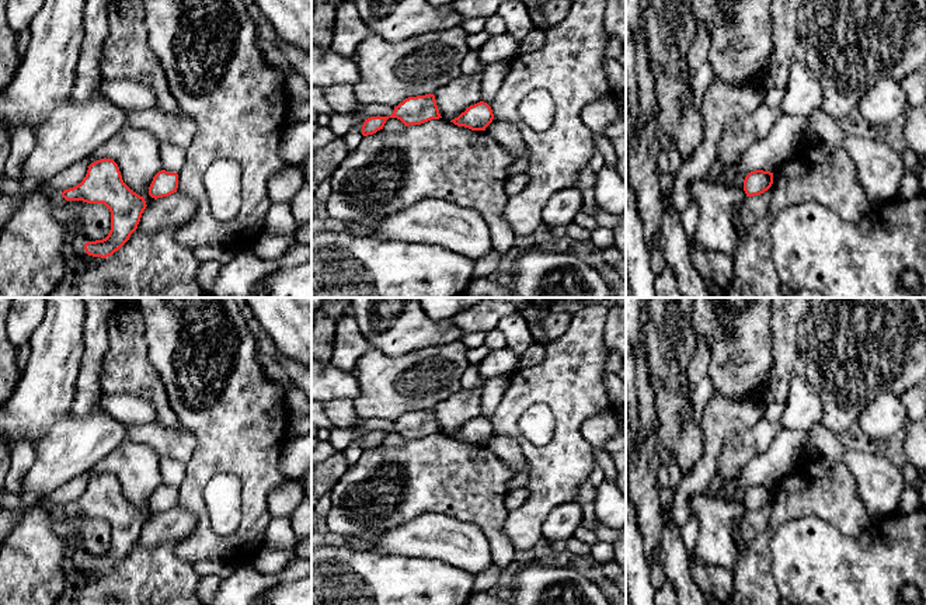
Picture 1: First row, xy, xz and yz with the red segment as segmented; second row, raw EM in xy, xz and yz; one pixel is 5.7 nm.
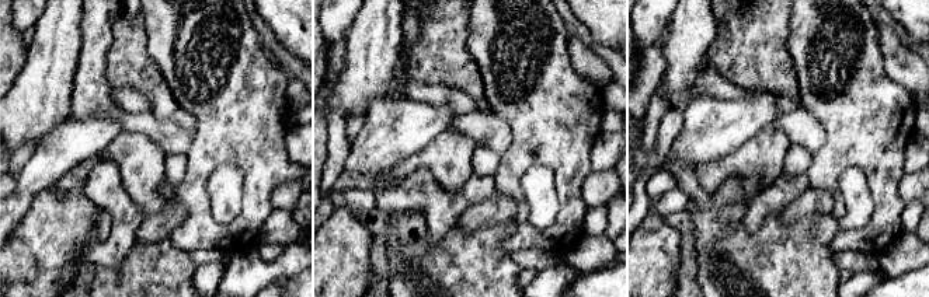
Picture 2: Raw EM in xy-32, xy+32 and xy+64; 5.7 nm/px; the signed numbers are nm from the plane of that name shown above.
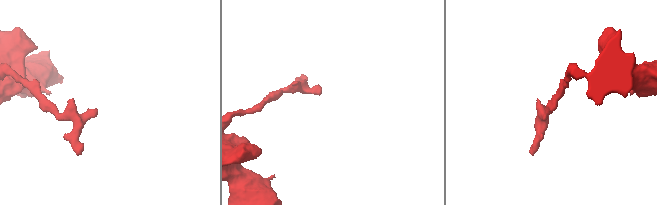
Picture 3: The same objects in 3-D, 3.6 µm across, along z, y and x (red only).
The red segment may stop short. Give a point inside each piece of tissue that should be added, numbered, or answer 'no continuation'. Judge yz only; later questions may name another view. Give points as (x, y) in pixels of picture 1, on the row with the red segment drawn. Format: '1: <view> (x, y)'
no continuation

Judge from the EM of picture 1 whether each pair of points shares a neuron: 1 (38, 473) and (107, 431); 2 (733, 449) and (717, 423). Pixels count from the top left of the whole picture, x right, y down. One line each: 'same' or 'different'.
1: same
2: different

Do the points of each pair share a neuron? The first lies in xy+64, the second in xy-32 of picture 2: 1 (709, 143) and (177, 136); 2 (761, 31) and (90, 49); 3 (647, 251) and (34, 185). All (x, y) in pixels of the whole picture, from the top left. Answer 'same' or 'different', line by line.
1: different
2: different
3: different

